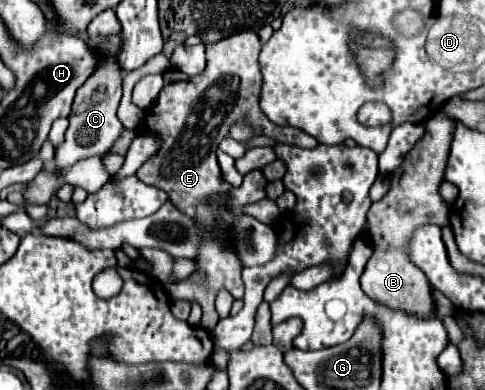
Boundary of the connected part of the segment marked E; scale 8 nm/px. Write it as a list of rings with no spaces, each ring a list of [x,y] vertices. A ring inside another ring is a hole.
[[[241,31],[237,35],[227,37],[225,41],[213,43],[207,47],[207,67],[201,75],[197,77],[189,77],[177,69],[167,69],[163,73],[163,89],[155,101],[155,107],[151,107],[143,119],[143,125],[147,131],[155,131],[159,141],[161,141],[161,149],[149,157],[149,161],[145,161],[145,165],[141,165],[141,169],[137,169],[137,179],[143,181],[145,185],[155,185],[159,189],[163,189],[169,199],[173,201],[173,205],[177,205],[177,209],[181,209],[181,213],[185,215],[193,215],[193,219],[197,221],[197,227],[201,229],[201,245],[199,245],[199,253],[193,259],[197,263],[195,273],[203,275],[201,281],[187,277],[183,281],[177,283],[177,291],[171,291],[171,299],[189,299],[189,301],[197,301],[203,309],[203,319],[201,319],[201,327],[205,327],[207,331],[213,331],[217,325],[217,313],[213,307],[213,301],[217,297],[217,293],[221,289],[229,291],[234,299],[243,299],[244,284],[241,279],[241,261],[237,261],[237,251],[233,249],[231,243],[231,235],[229,229],[235,225],[235,221],[243,215],[243,207],[257,203],[261,199],[265,199],[265,177],[261,175],[245,175],[241,187],[231,187],[225,179],[221,179],[221,169],[217,165],[217,147],[219,143],[229,135],[229,129],[233,125],[233,121],[241,121],[241,117],[249,117],[249,125],[253,125],[253,133],[257,135],[265,135],[271,137],[278,143],[287,145],[297,145],[297,147],[317,147],[319,141],[307,133],[303,133],[301,129],[293,129],[293,127],[279,127],[275,123],[271,123],[265,113],[259,109],[259,91],[261,91],[261,71],[259,71],[259,57],[261,51],[261,41],[253,31]]]

